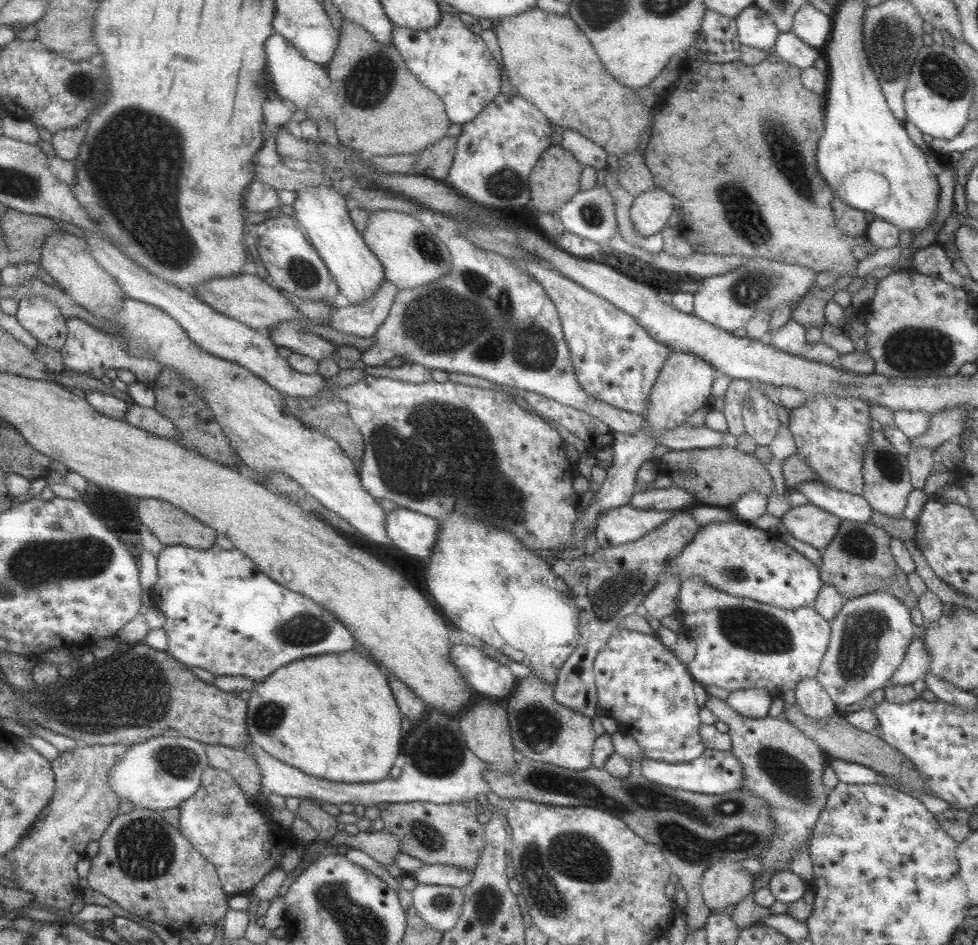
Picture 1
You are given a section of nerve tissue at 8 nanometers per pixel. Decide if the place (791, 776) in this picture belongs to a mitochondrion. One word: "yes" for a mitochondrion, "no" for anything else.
yes

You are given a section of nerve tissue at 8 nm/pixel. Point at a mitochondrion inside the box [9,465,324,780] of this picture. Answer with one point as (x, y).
(142, 698)

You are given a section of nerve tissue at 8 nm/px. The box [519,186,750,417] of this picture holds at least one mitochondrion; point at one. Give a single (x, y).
(592, 213)

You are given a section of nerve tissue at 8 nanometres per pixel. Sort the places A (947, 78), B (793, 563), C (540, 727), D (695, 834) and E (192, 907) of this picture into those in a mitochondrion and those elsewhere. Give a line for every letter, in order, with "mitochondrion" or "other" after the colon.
A: mitochondrion
B: other
C: mitochondrion
D: mitochondrion
E: other

